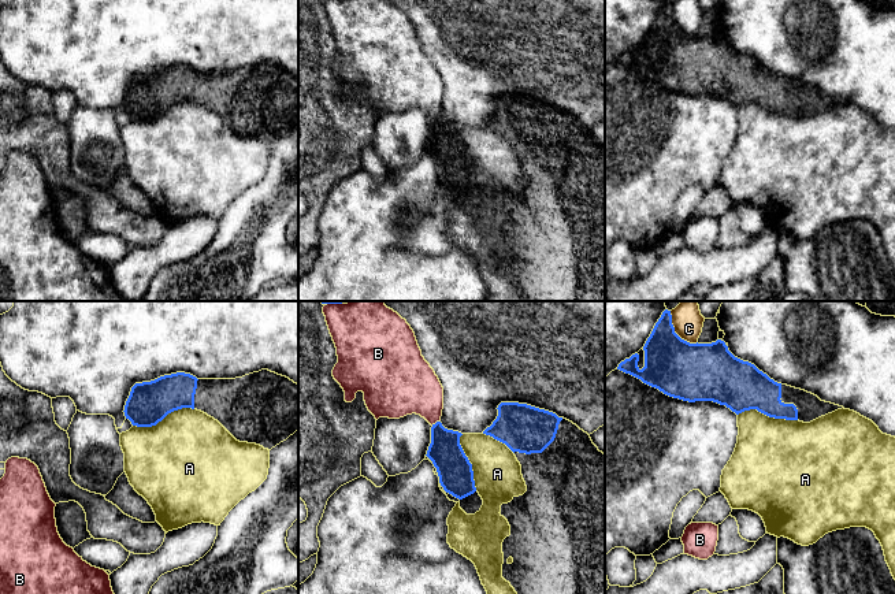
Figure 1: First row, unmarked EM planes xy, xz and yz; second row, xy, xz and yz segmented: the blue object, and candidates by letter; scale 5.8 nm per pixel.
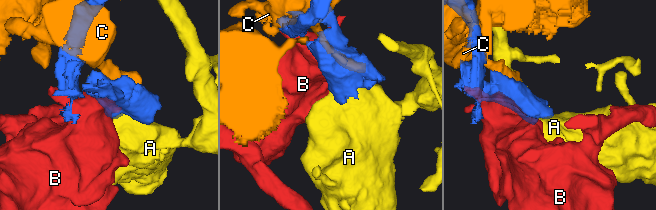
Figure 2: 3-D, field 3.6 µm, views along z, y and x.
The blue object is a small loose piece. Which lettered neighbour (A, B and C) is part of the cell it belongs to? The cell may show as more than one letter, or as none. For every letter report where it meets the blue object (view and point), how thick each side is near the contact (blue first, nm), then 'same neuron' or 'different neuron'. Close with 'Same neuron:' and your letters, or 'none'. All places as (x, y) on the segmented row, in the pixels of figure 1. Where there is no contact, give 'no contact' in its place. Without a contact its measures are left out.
A: meets blue in xy at (163, 418); 240 nm thick on the blue side, 480 nm on the other; different neuron
B: meets blue in xz at (435, 423); 200 nm thick on the blue side, 300 nm on the other; different neuron
C: meets blue in yz at (673, 331); 340 nm thick on the blue side, 180 nm on the other; different neuron
Same neuron: none

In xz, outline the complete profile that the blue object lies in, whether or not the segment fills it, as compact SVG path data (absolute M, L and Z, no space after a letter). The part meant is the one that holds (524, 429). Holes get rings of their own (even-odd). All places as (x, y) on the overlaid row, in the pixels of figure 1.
M501 402L497 409L497 419L483 434L505 443L515 453L527 486L523 495L513 497L510 502L501 505L500 513L510 526L510 535L502 542L502 578L517 594L605 594L605 454L598 450L587 432L553 412L519 402Z

